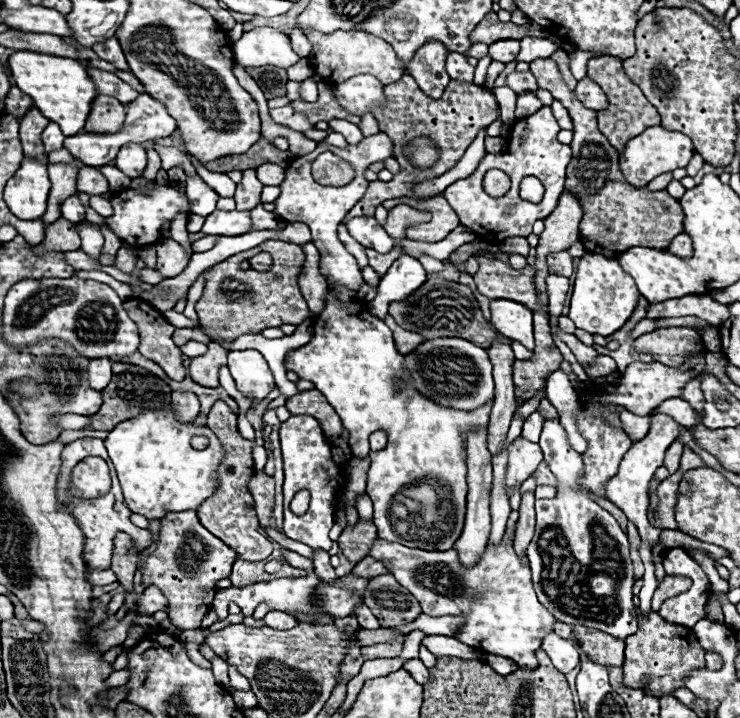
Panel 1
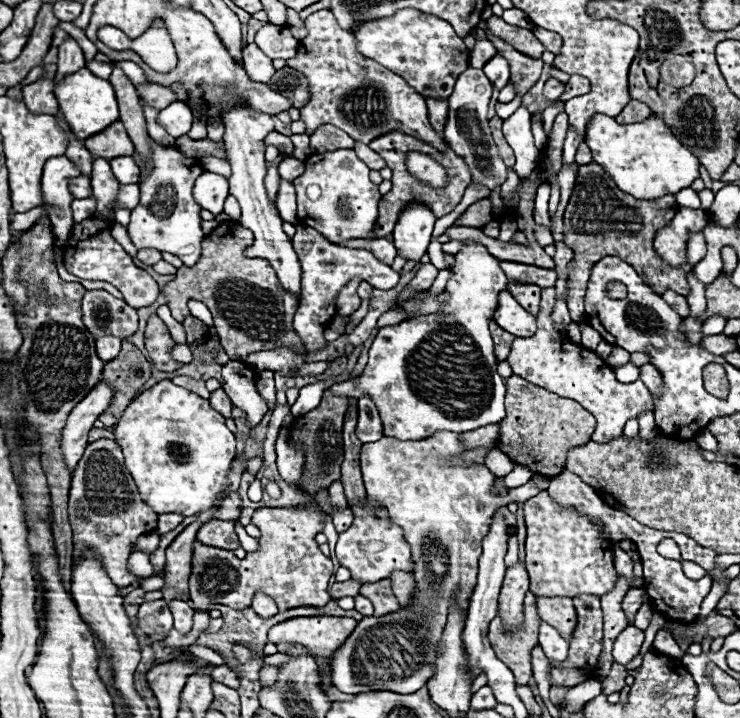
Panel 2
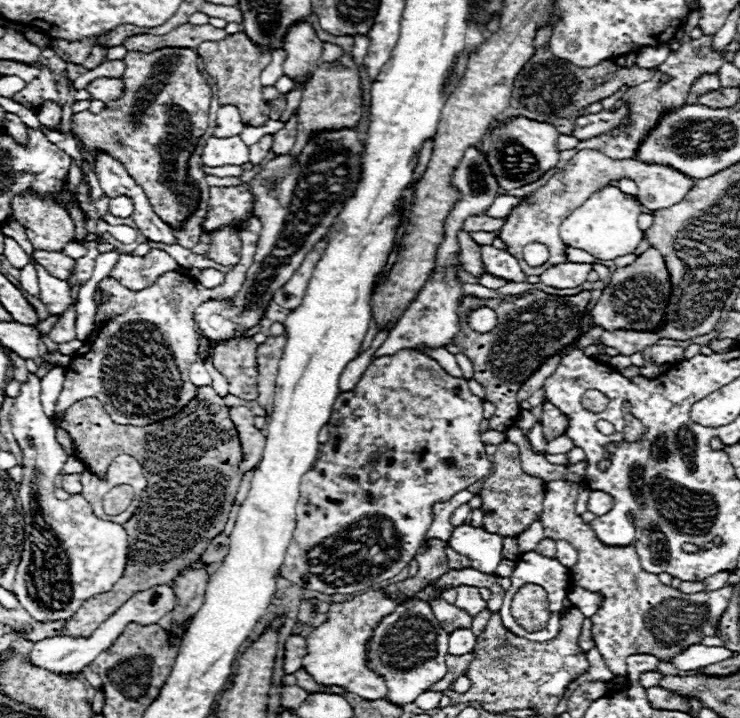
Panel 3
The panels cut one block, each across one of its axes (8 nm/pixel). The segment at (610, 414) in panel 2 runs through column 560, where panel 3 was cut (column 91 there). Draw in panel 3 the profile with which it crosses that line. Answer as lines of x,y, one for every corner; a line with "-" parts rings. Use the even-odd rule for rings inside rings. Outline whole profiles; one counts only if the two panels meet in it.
254,216
242,224
240,264
226,272
226,280
218,288
204,288
196,280
180,272
162,274
152,286
138,292
128,290
110,276
100,280
98,286
104,294
110,296
110,300
98,308
94,332
90,334
86,344
72,356
72,362
64,368
64,386
56,402
56,414
64,416
68,406
88,396
102,400
110,418
118,424
148,426
152,422
160,422
164,418
170,418
172,414
178,414
198,392
198,388
190,382
188,366
178,366
198,360
196,346
200,328
194,322
196,306
216,298
234,298
240,292
246,272
254,262
260,230
262,224
-
134,322
152,324
152,328
160,334
126,332
124,326

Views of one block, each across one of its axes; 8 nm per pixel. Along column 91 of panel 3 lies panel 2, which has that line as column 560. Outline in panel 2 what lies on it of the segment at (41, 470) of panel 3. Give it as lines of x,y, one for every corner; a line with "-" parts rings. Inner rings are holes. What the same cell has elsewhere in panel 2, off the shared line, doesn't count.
538,494
524,504
526,518
526,570
530,574
530,590
536,596
544,598
576,598
580,594
604,596
608,594
618,580
618,572
612,562
612,542
602,536
602,530
586,516
574,508
562,508
558,502
552,502
548,494

